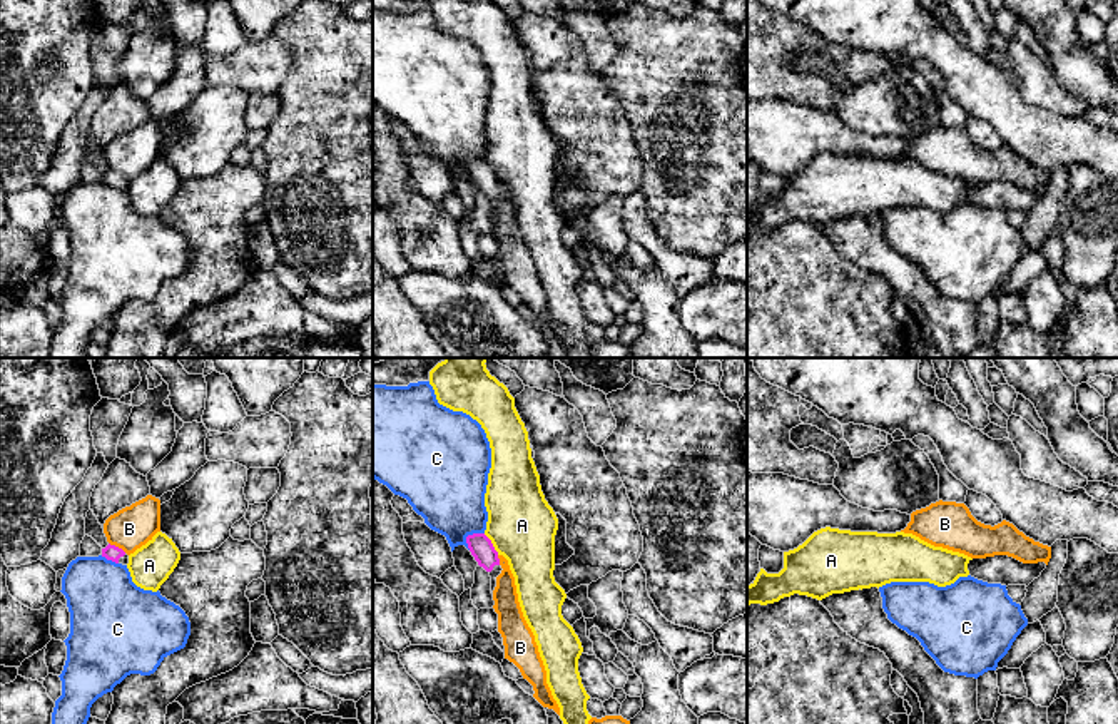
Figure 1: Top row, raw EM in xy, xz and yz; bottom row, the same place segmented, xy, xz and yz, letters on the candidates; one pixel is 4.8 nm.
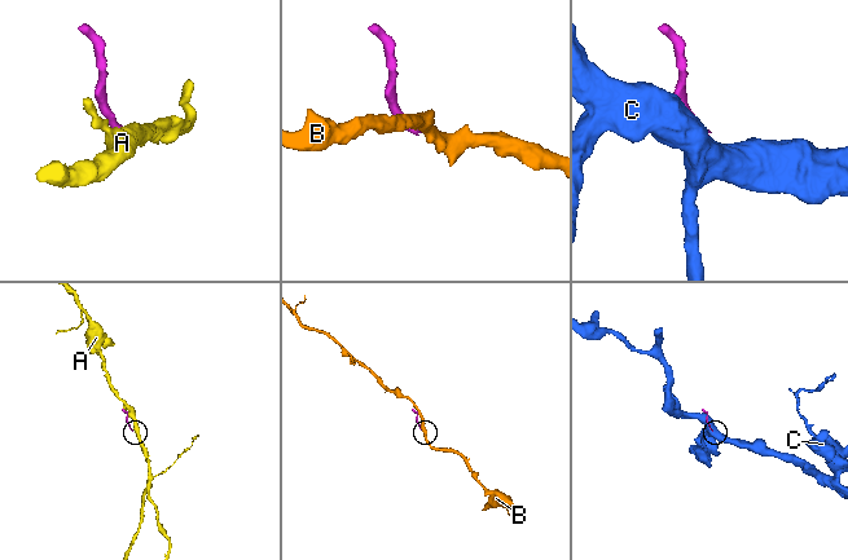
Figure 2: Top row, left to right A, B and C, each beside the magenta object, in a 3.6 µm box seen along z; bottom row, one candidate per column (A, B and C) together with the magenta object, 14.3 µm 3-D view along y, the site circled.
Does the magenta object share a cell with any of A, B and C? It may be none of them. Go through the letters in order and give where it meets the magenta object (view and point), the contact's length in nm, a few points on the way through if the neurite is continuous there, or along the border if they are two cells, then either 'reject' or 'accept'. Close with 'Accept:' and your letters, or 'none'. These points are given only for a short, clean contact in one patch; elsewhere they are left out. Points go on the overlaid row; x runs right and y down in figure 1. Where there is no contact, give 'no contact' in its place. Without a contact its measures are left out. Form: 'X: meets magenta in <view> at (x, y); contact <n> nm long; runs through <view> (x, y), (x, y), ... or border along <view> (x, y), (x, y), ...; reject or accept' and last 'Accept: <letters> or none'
A: meets magenta in xz at (492, 544); contact 130 nm long; border along xz (483, 534), (498, 554); reject
B: meets magenta in xy at (117, 547); contact 100 nm long; border along xy (109, 542), (126, 552); reject
C: meets magenta in xz at (470, 535); contact 120 nm long; reject
Accept: none

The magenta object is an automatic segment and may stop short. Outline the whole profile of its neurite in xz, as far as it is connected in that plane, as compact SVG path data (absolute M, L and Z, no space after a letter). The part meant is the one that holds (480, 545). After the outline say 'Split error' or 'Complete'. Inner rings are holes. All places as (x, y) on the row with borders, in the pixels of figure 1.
M473 533L466 537L468 548L480 567L491 577L491 594L496 587L496 577L501 574L498 552L485 533Z. Split error

